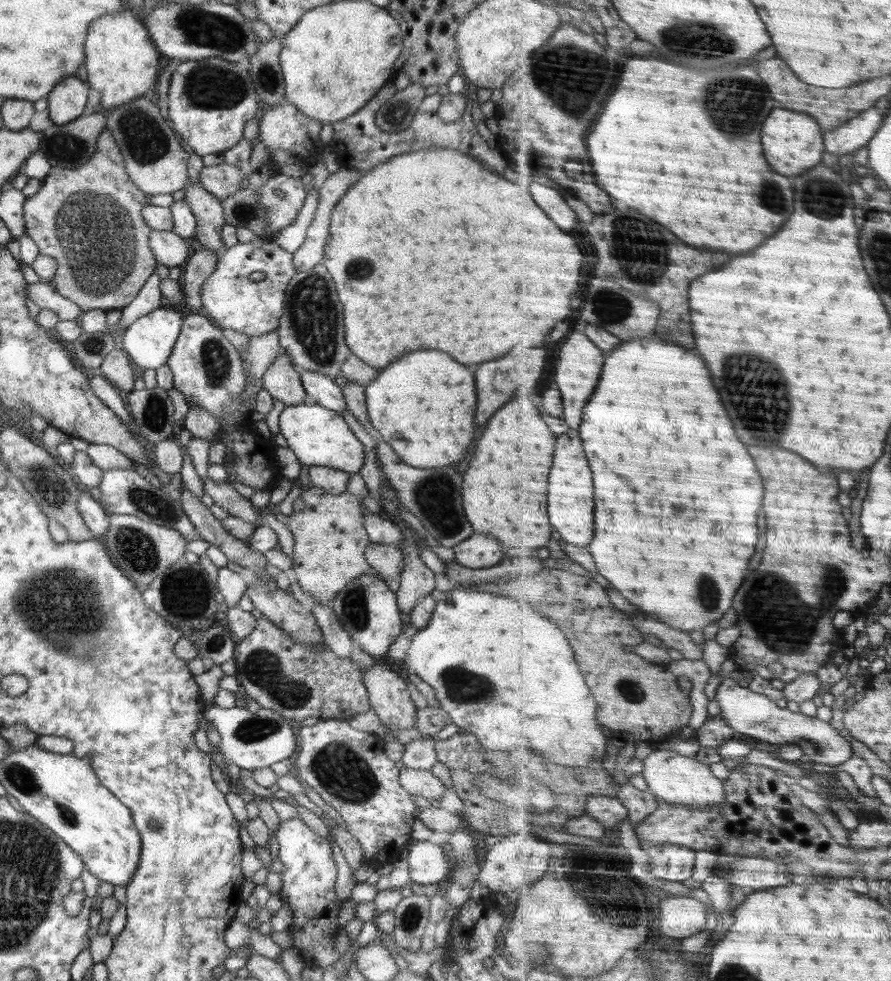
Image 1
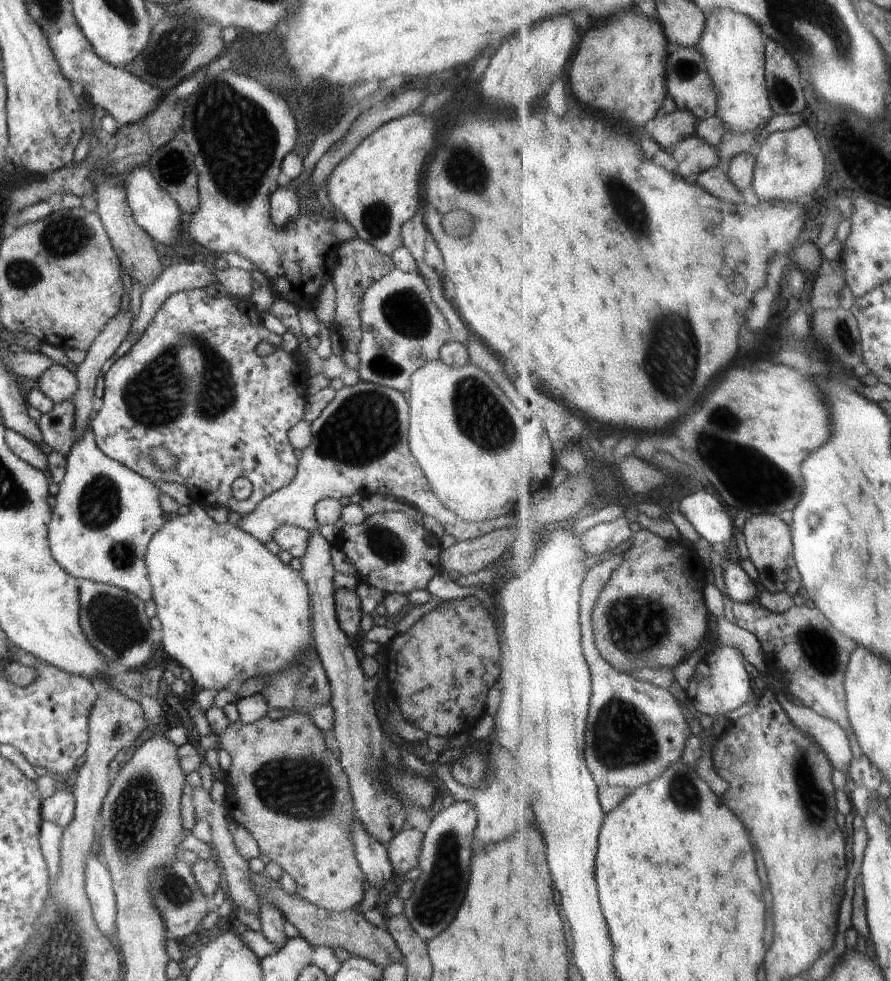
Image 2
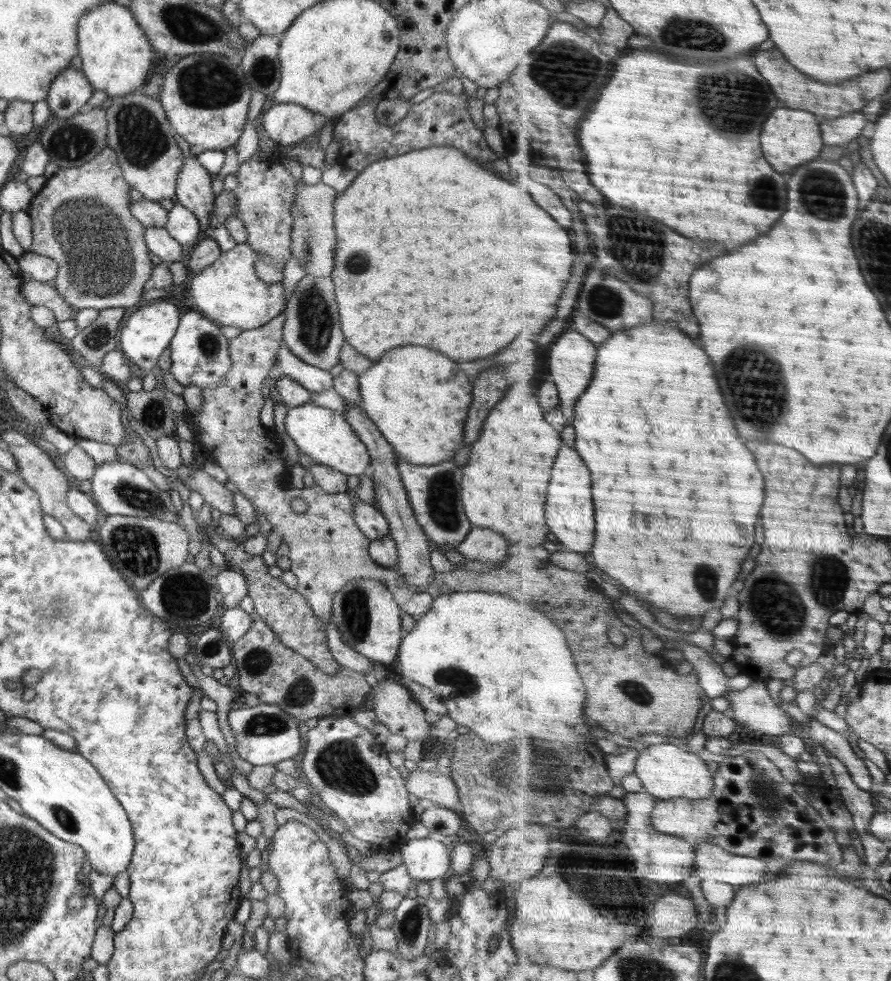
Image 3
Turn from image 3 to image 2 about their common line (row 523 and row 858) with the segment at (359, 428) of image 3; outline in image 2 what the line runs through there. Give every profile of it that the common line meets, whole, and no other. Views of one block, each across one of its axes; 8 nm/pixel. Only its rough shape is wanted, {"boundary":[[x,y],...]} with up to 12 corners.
{"boundary":[[404,829],[387,844],[399,879],[418,867],[424,833]]}

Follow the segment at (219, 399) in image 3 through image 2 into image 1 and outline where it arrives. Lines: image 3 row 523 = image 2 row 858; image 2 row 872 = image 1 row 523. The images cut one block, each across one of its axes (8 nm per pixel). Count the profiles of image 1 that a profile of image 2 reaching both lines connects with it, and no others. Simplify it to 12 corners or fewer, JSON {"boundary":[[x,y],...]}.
{"boundary":[[304,491],[287,516],[301,589],[326,605],[372,574],[362,502]]}

